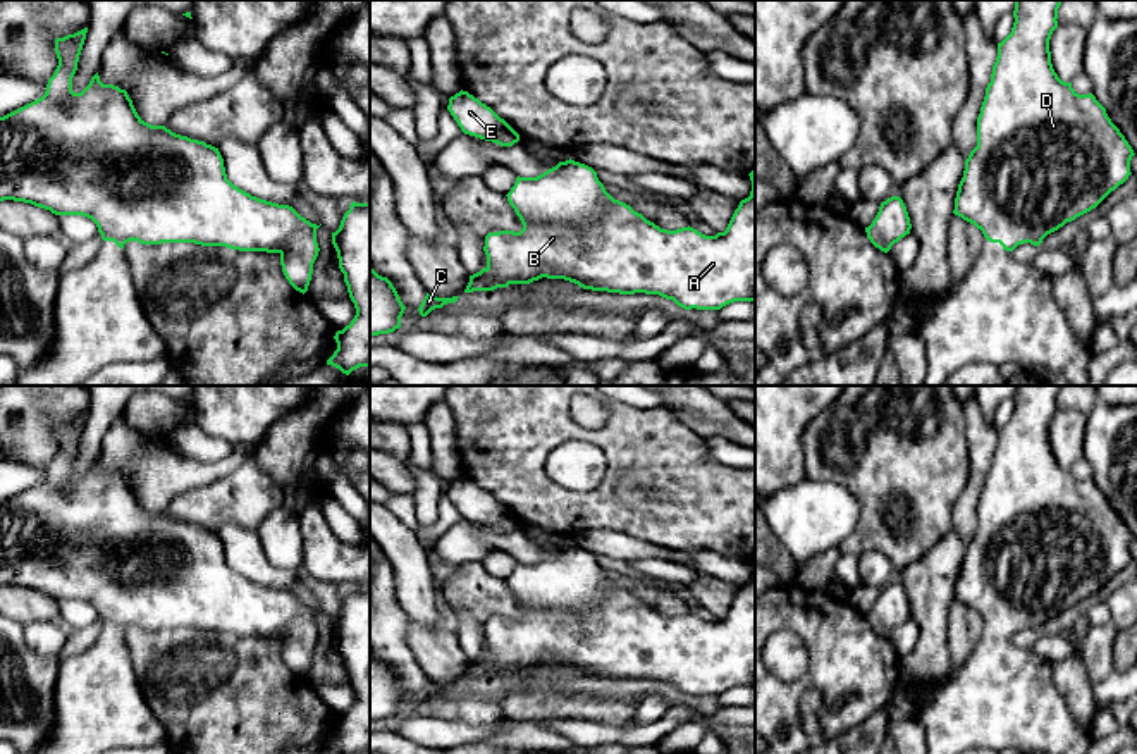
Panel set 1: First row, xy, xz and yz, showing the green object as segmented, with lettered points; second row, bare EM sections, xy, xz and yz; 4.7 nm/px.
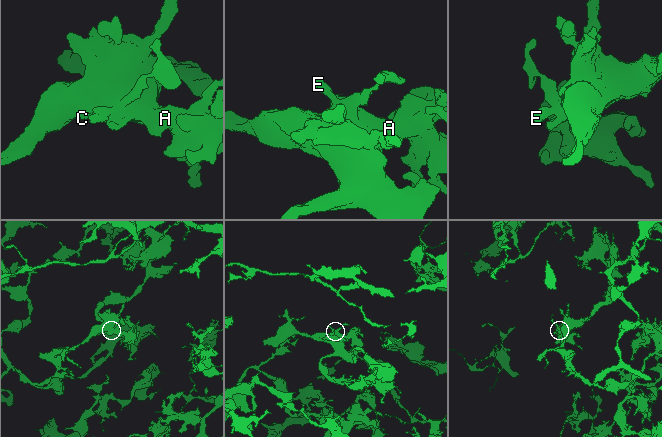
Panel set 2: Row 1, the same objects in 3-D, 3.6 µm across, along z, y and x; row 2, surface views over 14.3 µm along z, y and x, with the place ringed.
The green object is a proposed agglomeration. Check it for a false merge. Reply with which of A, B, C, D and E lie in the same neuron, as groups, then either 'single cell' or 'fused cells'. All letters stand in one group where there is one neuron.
A B C D E | single cell

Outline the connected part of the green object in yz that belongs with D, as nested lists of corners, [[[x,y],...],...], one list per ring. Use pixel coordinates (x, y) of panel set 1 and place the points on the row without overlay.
[[[1015,386],[1015,408],[1011,418],[998,429],[991,468],[977,503],[977,532],[965,546],[955,584],[953,599],[974,609],[987,627],[999,628],[1006,637],[1023,628],[1039,632],[1048,620],[1096,594],[1132,559],[1130,546],[1135,539],[1106,494],[1092,479],[1079,480],[1072,468],[1061,467],[1053,454],[1049,425],[1058,413],[1061,387]]]

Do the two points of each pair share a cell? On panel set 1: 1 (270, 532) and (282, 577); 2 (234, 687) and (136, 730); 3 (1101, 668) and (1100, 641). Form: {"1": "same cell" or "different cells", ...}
{"1": "different cells", "2": "different cells", "3": "same cell"}

